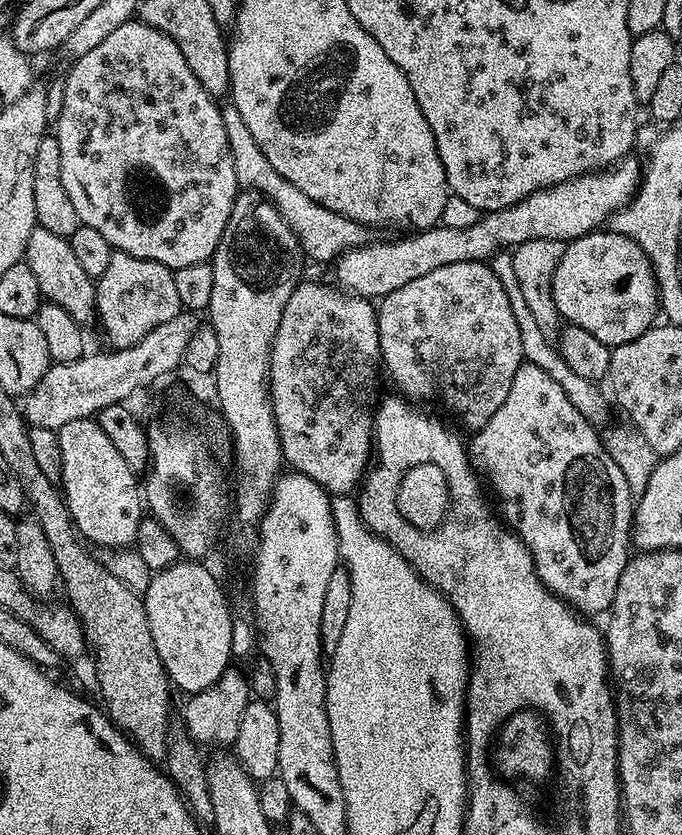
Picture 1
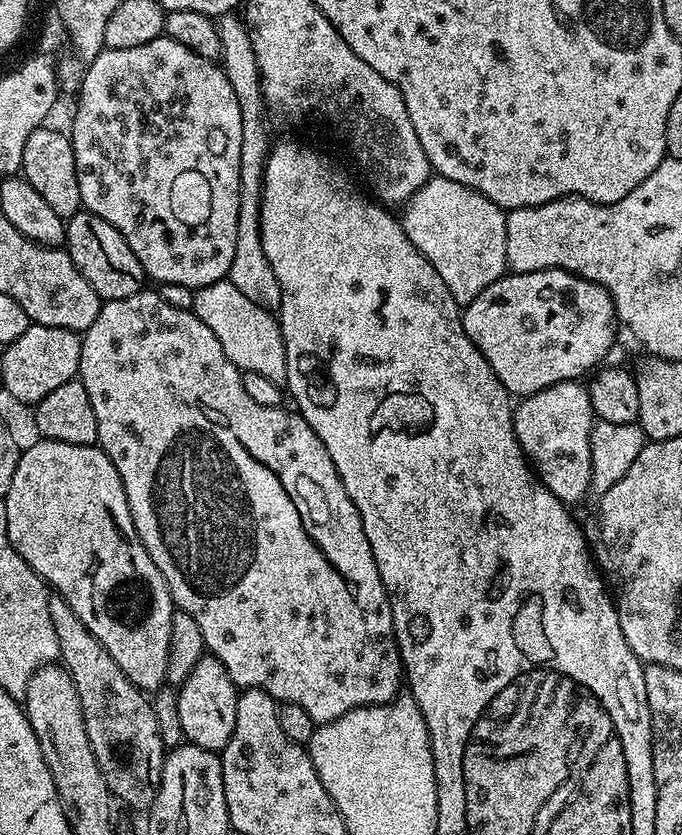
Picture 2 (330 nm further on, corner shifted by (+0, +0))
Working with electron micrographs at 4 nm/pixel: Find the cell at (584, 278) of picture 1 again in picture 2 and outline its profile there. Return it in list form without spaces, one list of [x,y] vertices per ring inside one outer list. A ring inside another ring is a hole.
[[[539,268],[536,272],[512,272],[501,276],[486,286],[478,298],[463,305],[462,319],[470,342],[480,348],[502,386],[516,398],[529,396],[558,382],[587,377],[611,350],[616,340],[616,324],[618,328],[611,294],[593,280],[583,280],[561,268]]]

